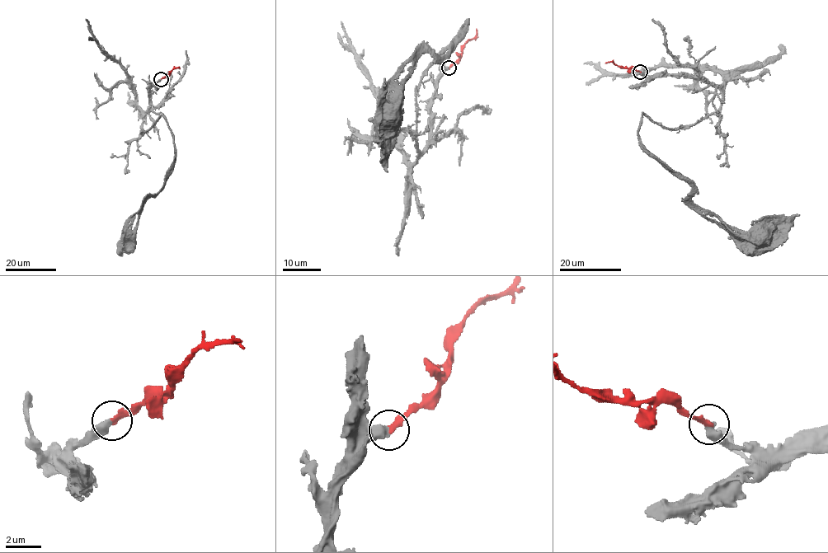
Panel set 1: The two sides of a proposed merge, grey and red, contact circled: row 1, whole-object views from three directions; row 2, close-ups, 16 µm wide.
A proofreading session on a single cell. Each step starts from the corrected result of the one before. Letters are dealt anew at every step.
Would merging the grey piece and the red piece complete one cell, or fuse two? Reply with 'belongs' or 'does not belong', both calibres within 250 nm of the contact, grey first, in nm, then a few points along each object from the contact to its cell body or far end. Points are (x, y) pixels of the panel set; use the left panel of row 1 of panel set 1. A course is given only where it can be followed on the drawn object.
belongs; 480 nm thick on the grey side, 280 nm on the other; grey runs (161, 79), (150, 86), (141, 133), (162, 115), (173, 138), (174, 166), (158, 191), (146, 200), (129, 245); red runs (161, 79), (179, 67)

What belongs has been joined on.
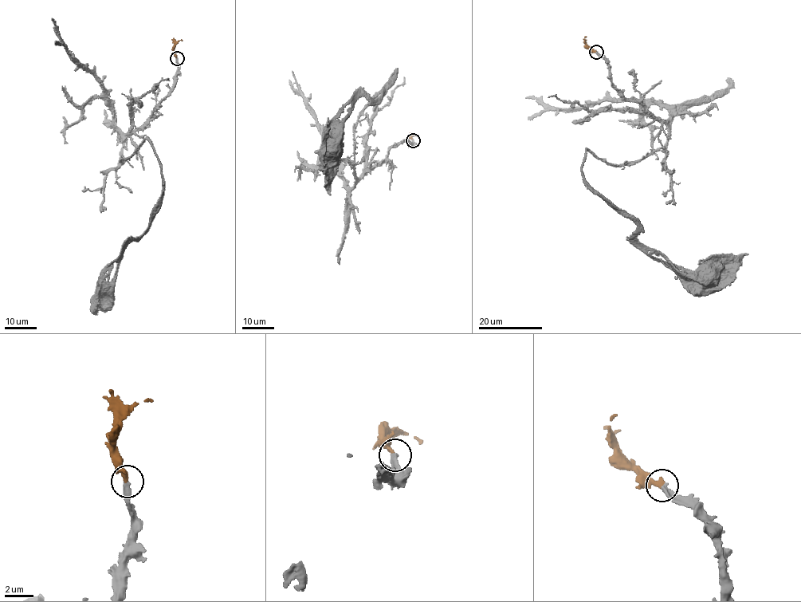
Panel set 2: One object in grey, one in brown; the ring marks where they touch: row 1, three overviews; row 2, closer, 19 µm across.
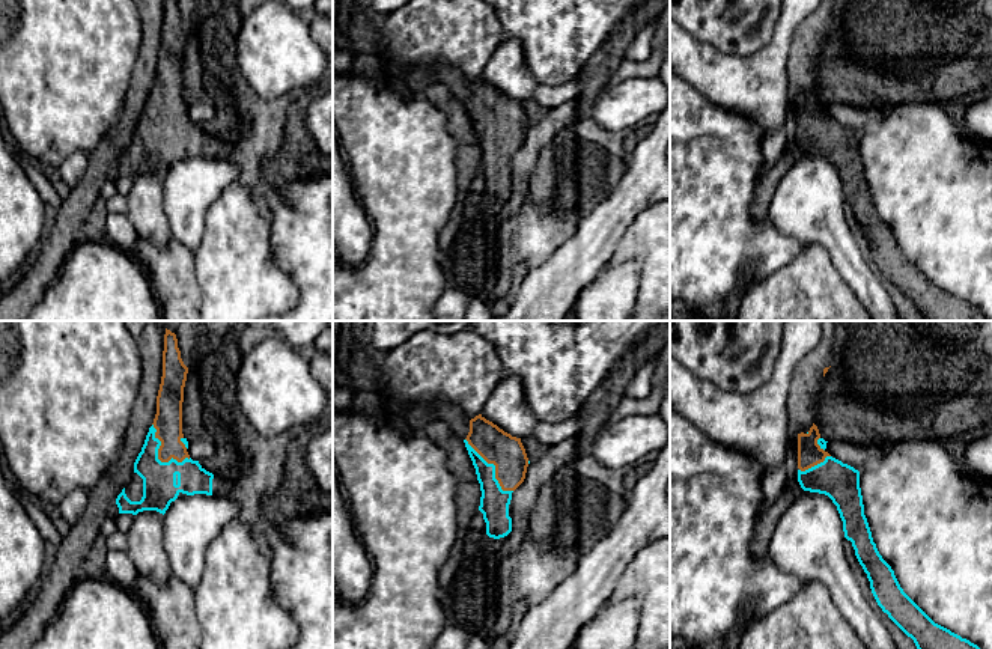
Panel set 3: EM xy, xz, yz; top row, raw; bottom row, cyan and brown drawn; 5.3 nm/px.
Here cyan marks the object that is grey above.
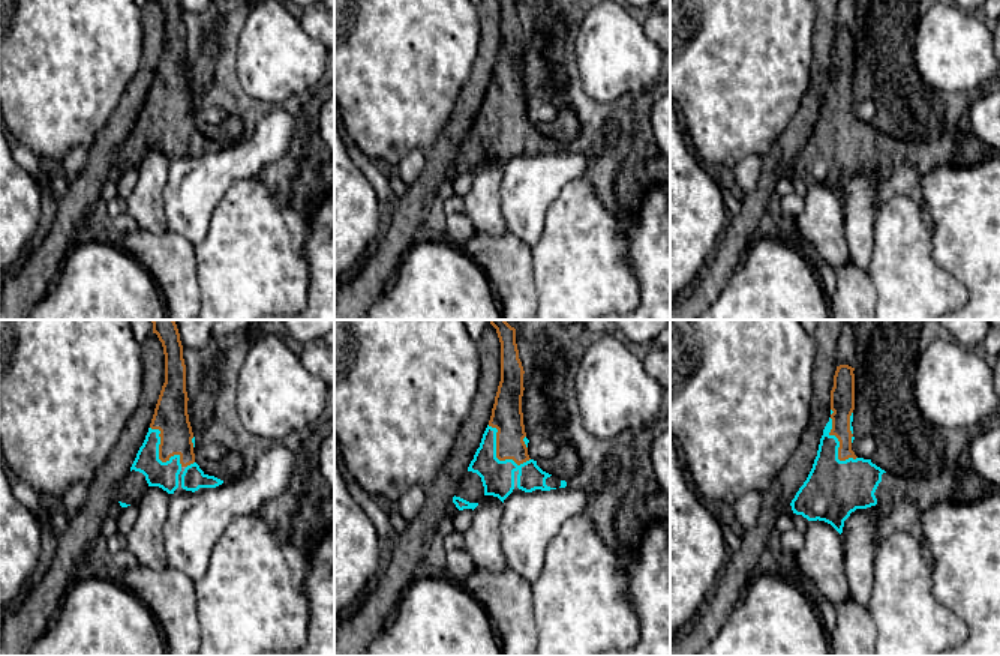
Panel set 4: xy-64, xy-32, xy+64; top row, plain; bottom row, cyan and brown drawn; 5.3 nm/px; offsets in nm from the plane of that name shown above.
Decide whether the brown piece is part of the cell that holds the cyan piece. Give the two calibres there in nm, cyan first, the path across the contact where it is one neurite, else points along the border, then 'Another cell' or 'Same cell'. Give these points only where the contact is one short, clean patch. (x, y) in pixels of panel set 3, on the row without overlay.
Thickness 180 nm (cyan) against 150 nm. Same cell

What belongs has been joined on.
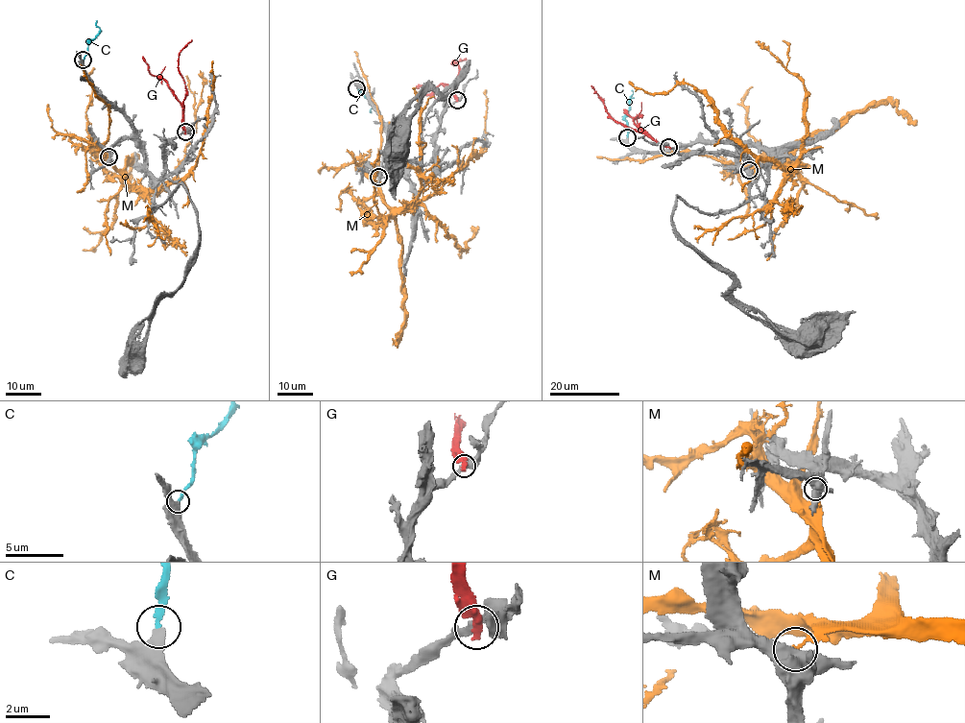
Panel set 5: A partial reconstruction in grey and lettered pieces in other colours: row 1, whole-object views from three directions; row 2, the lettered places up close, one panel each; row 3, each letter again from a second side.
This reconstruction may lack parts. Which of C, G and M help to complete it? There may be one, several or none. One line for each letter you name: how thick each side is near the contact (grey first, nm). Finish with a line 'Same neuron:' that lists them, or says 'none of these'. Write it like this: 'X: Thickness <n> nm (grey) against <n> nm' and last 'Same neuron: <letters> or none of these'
C: Thickness 340 nm (grey) against 240 nm
Same neuron: C

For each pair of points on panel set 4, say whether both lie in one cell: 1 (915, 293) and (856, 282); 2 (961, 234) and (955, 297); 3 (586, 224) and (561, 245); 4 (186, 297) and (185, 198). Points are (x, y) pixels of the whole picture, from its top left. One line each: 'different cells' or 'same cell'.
1: different cells
2: different cells
3: same cell
4: different cells

